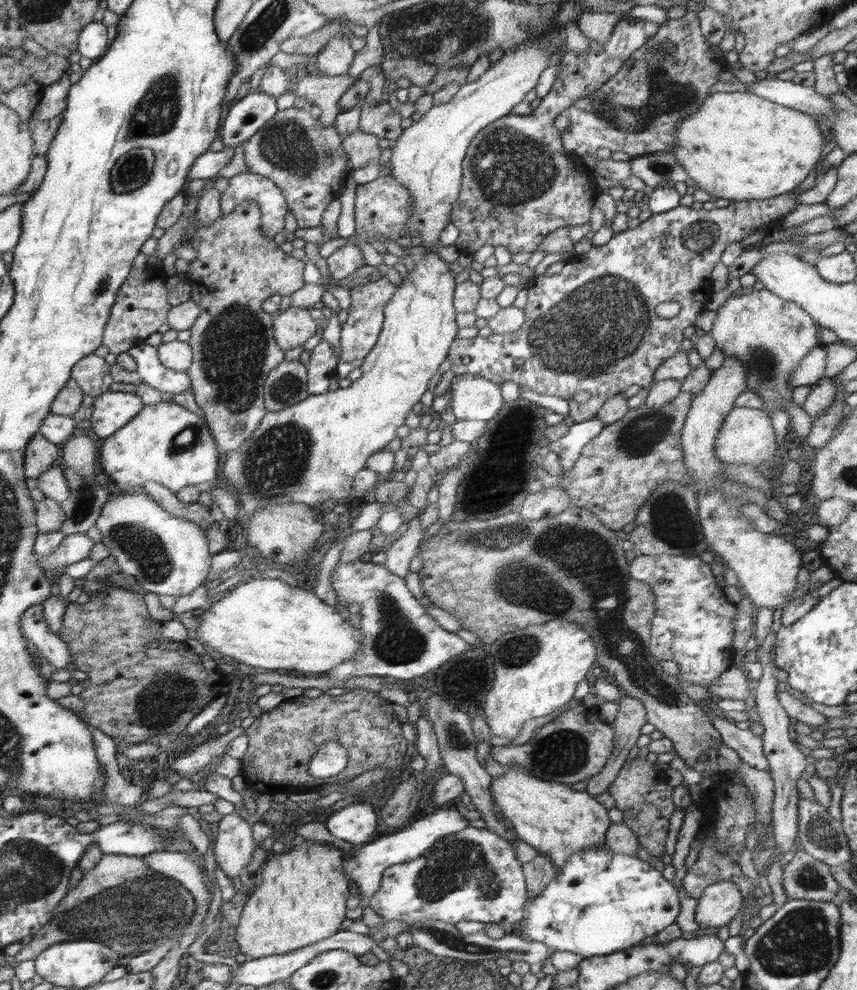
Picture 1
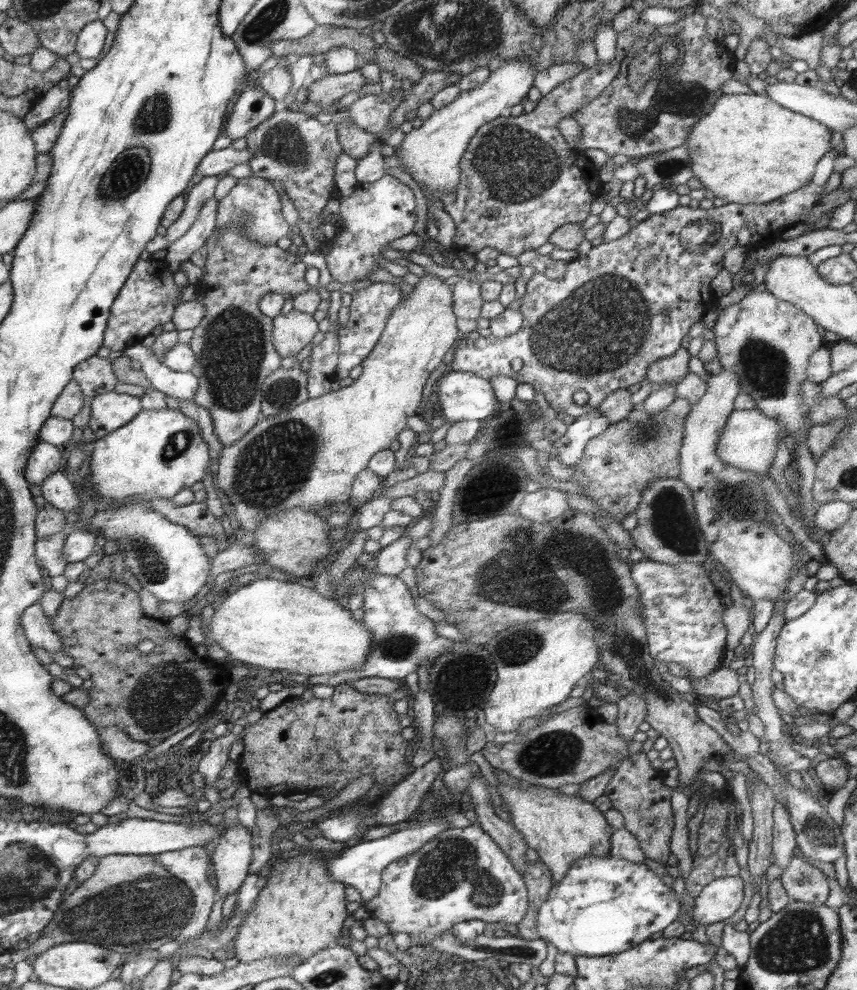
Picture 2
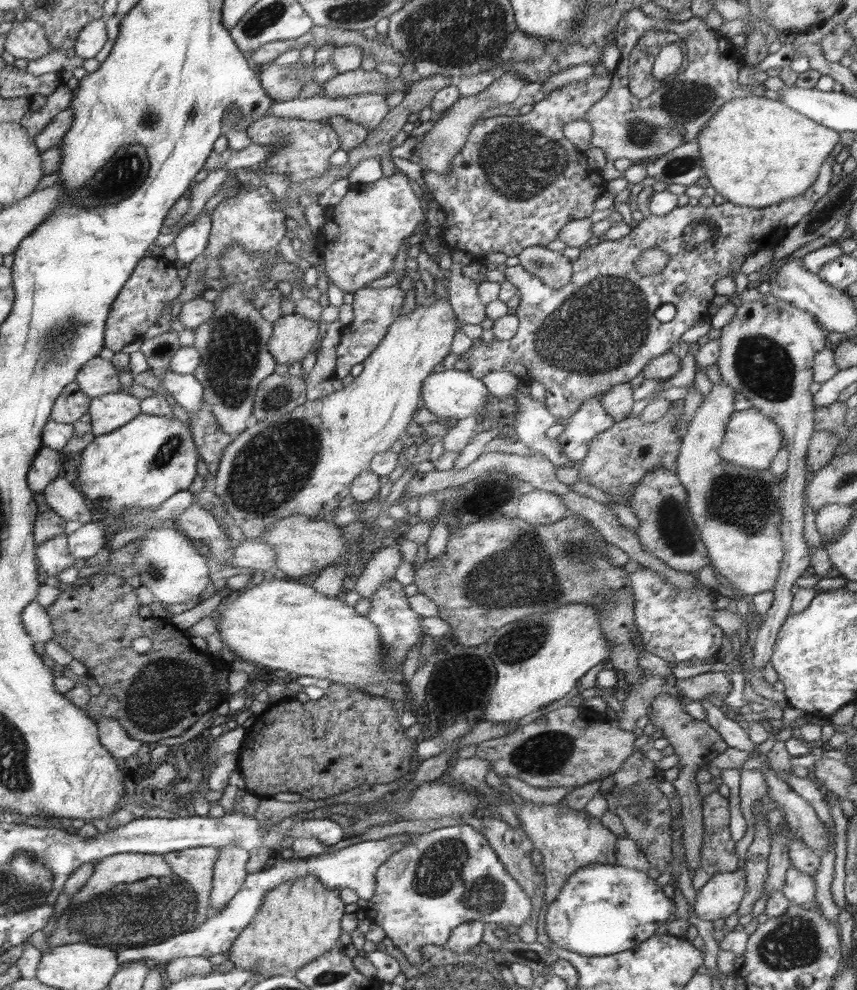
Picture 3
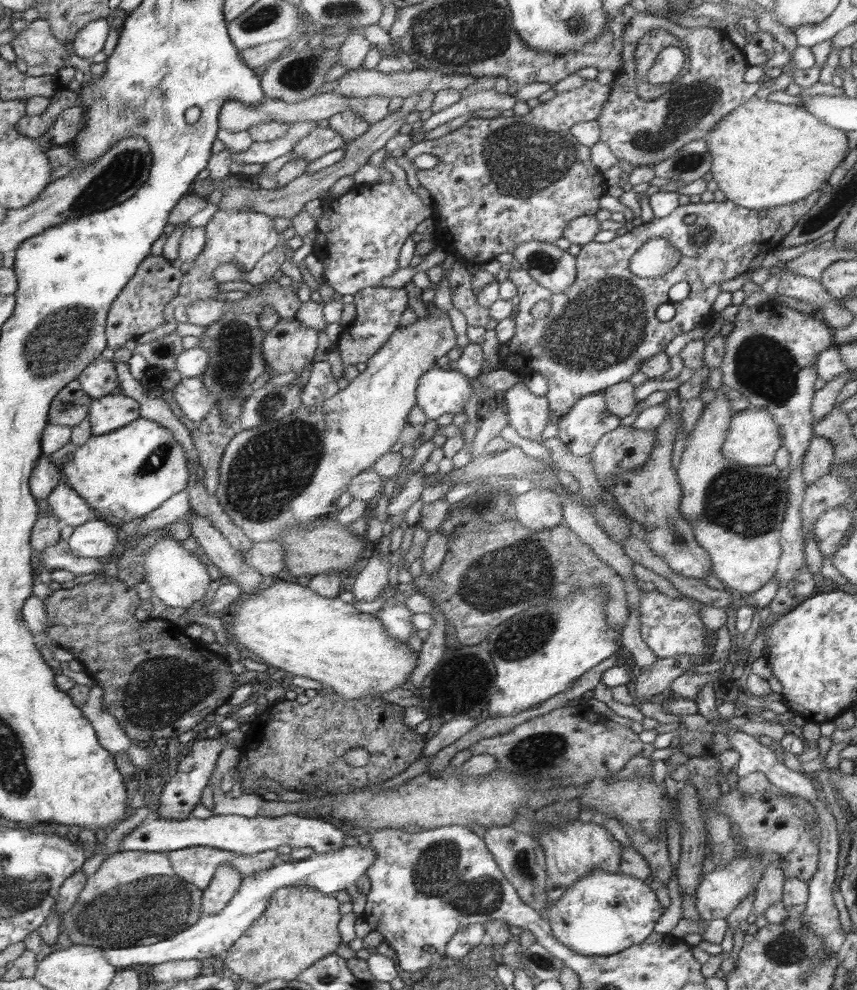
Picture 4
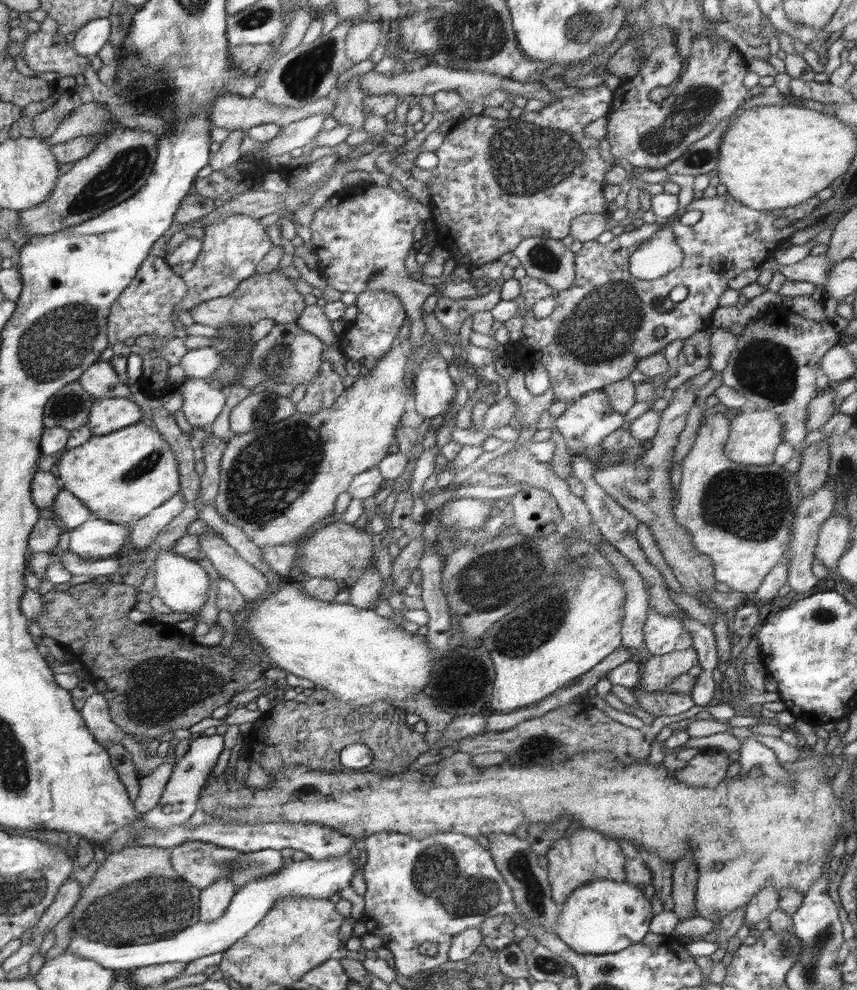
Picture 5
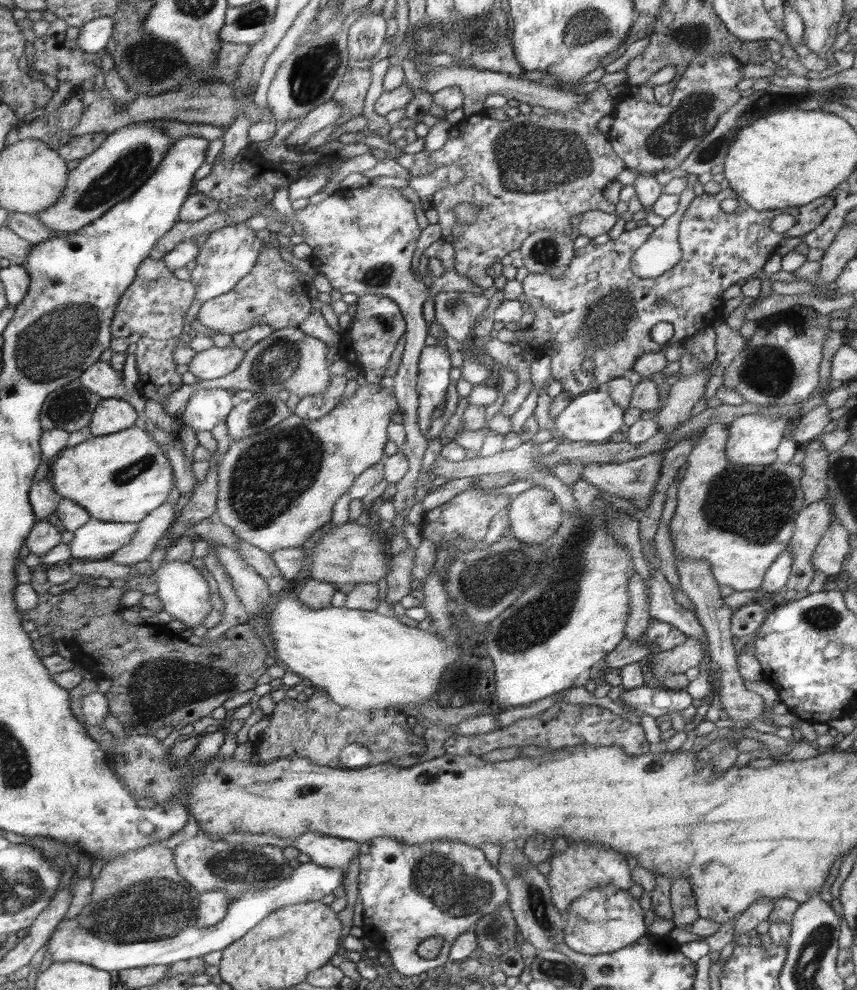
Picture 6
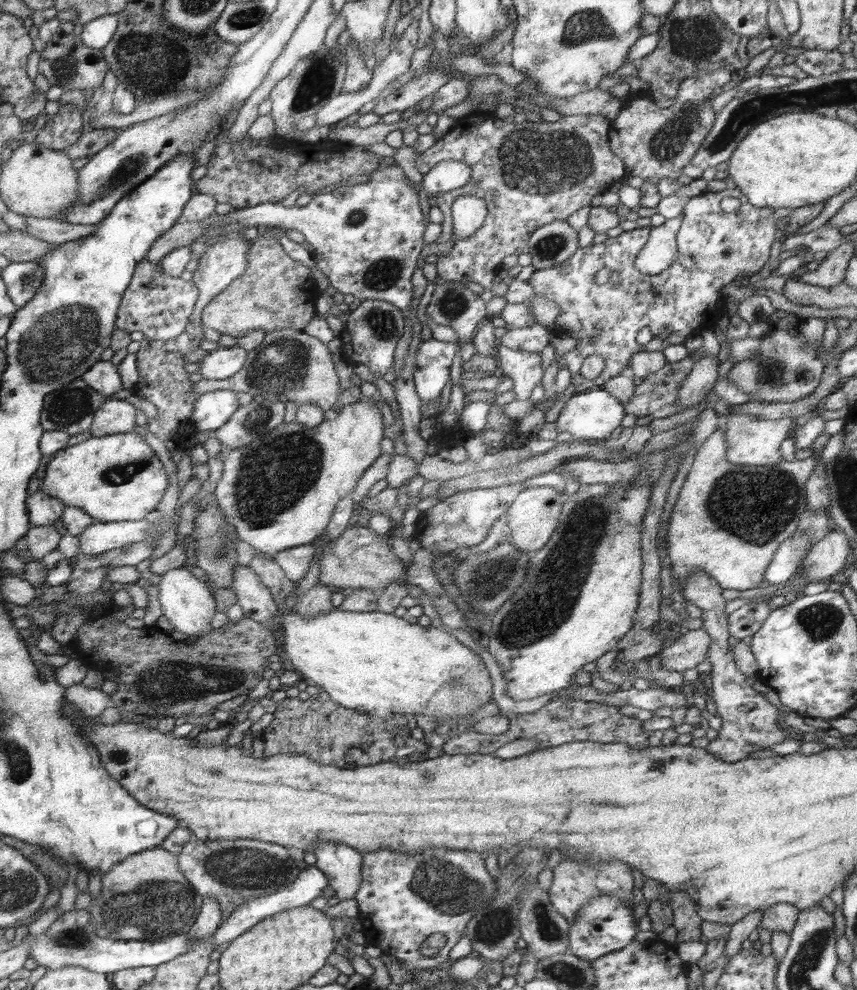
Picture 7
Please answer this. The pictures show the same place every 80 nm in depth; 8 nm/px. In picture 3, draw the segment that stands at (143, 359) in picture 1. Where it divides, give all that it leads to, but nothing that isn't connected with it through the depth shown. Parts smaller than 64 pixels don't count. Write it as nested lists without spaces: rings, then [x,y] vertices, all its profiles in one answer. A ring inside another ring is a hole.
[[[167,369],[158,377],[161,379],[162,388],[168,390],[186,412],[196,412],[205,408],[204,386],[192,374],[176,374]]]

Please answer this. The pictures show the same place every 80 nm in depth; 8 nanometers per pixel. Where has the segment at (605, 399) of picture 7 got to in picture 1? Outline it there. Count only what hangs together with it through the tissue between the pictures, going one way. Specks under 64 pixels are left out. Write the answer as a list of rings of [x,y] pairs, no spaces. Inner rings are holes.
[[[597,416],[584,422],[569,423],[567,434],[547,447],[558,454],[563,467],[568,470],[579,459],[583,446],[596,438],[605,426]]]

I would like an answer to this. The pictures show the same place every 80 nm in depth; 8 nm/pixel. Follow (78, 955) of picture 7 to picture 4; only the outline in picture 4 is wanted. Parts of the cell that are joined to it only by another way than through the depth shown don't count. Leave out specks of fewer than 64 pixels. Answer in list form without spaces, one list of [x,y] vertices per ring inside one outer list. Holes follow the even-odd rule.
[[[366,844],[365,848],[344,847],[324,854],[312,853],[307,859],[284,861],[268,870],[247,876],[241,888],[233,896],[220,914],[200,916],[200,920],[188,929],[173,934],[165,941],[150,943],[144,946],[129,946],[126,948],[105,948],[105,958],[121,970],[130,968],[147,968],[151,965],[172,962],[174,960],[203,960],[211,956],[223,956],[242,936],[250,926],[265,913],[270,897],[278,889],[292,886],[309,886],[322,894],[333,895],[338,890],[356,886],[356,880],[367,874],[369,868],[377,860],[377,848]]]

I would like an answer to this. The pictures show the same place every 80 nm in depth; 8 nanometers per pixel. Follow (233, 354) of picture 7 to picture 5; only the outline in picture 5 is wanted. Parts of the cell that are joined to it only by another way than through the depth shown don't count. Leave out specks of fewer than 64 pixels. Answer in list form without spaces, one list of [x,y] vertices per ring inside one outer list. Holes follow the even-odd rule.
[[[209,346],[188,350],[179,365],[184,370],[185,376],[190,379],[210,380],[214,371],[220,367],[220,362],[223,362],[221,352]]]

